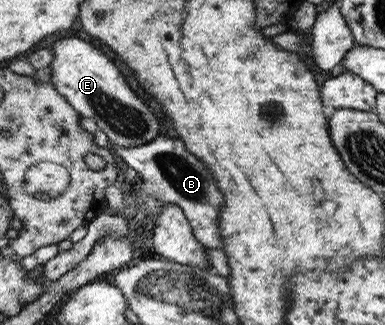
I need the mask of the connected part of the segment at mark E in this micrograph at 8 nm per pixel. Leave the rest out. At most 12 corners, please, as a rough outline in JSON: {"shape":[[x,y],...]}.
{"shape":[[91,42],[52,43],[50,79],[121,147],[159,135],[148,103]]}

